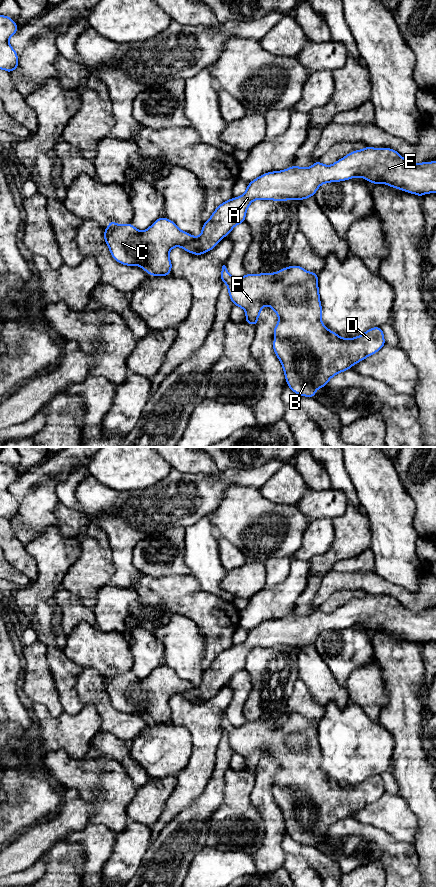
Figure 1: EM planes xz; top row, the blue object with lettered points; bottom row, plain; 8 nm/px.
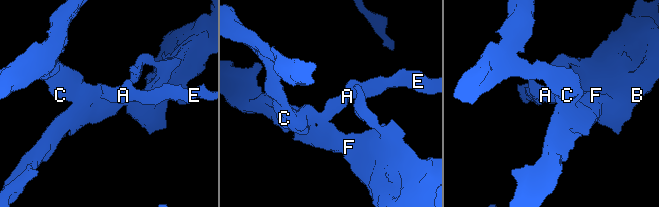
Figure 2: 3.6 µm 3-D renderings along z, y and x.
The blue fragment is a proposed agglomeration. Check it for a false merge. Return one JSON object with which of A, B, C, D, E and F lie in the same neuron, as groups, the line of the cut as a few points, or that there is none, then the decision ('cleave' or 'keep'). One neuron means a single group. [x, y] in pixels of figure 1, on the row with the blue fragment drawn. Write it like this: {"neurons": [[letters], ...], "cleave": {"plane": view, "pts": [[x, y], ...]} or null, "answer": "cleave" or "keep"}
{"neurons": [["A", "C", "E"], ["B", "D", "F"]], "cleave": {"plane": "xz", "pts": [[204, 251], [197, 250], [194, 253]]}, "answer": "cleave"}

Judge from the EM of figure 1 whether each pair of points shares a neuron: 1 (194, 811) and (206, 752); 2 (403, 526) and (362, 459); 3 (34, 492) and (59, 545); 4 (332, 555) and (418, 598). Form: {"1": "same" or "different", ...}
{"1": "different", "2": "same", "3": "different", "4": "different"}

